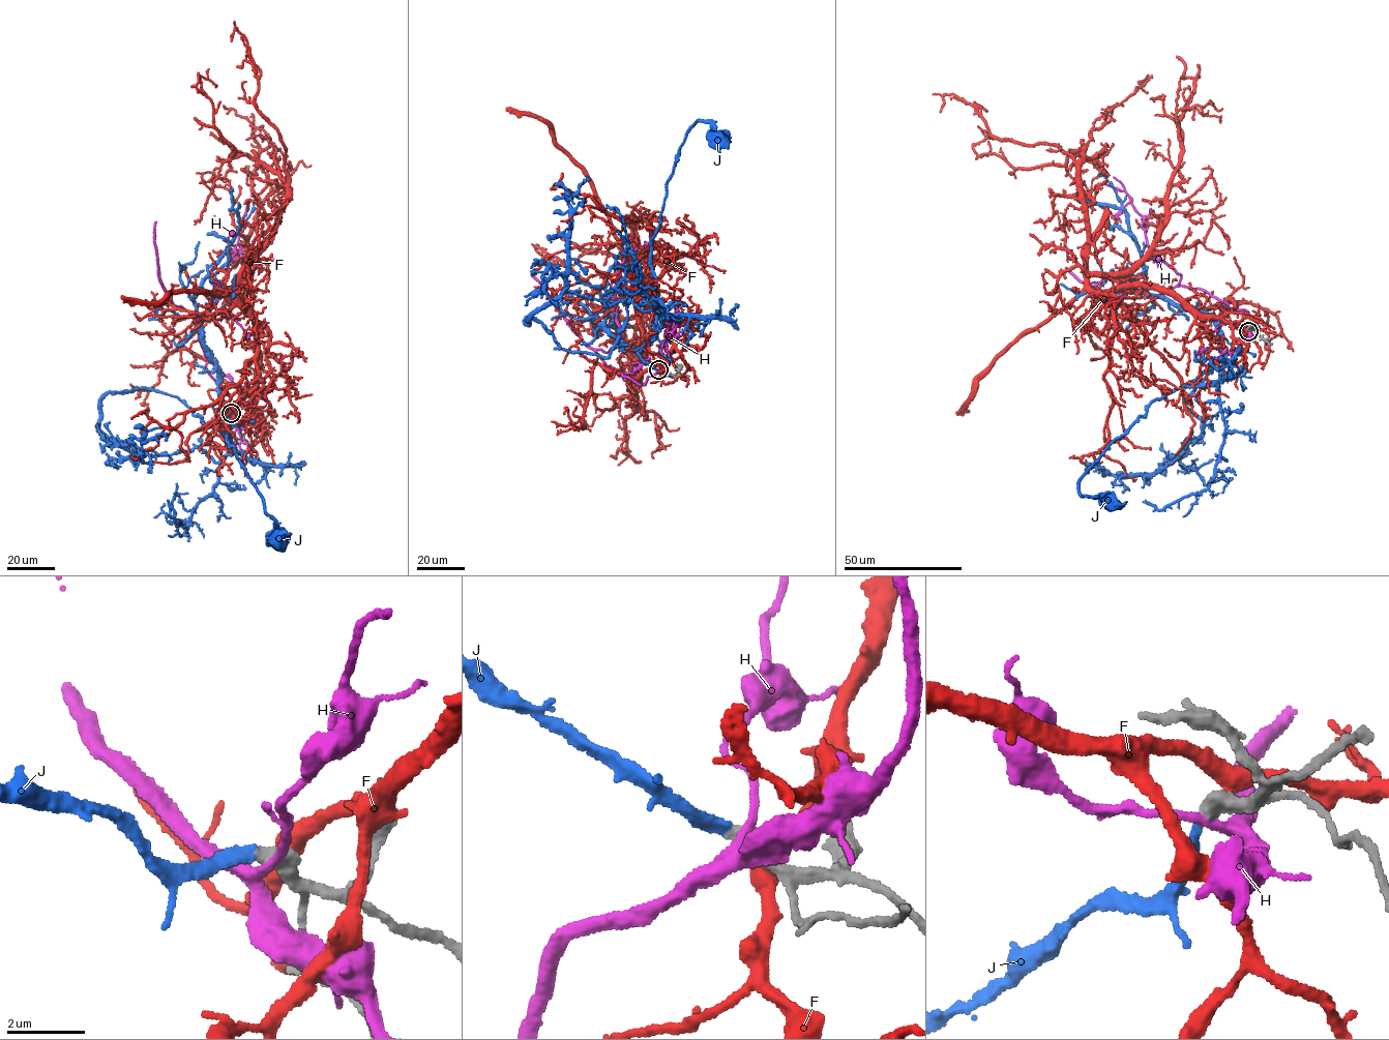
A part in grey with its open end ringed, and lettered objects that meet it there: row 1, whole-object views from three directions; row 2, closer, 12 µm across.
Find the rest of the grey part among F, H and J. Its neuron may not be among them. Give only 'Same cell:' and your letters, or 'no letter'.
Same cell: J

